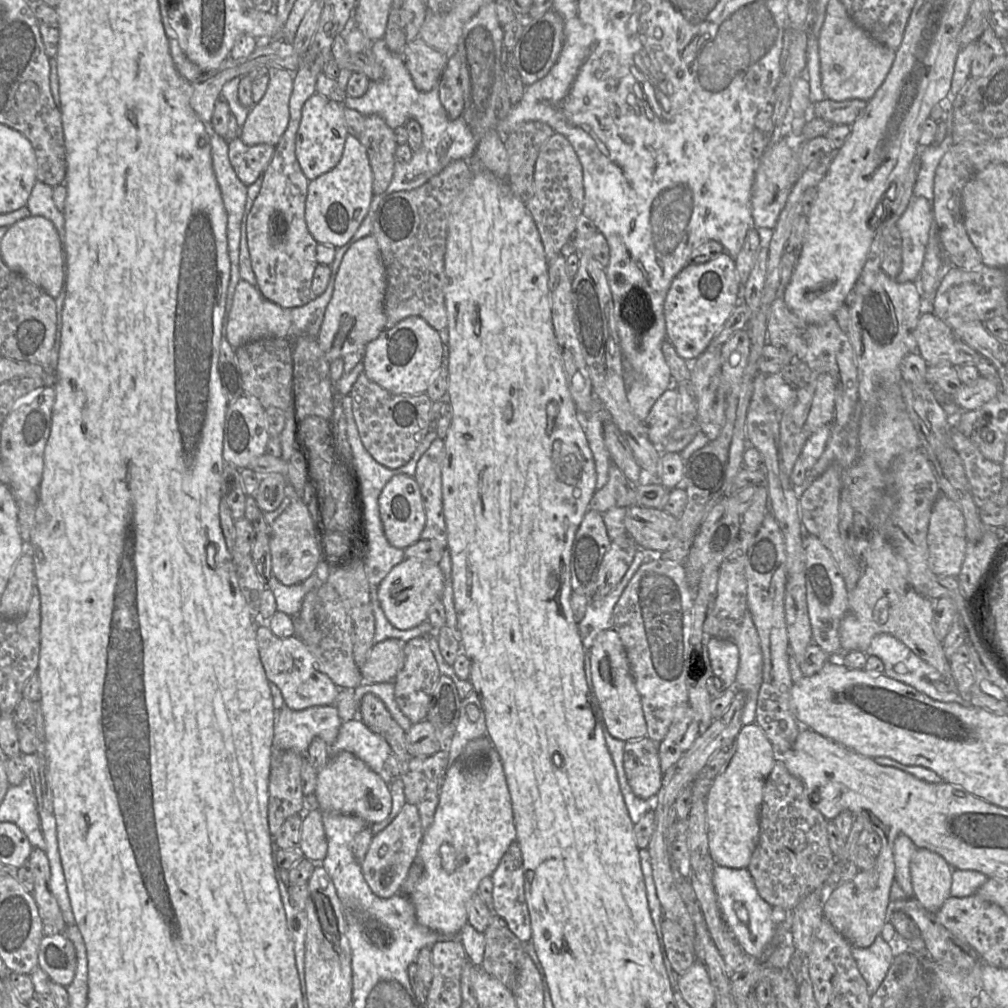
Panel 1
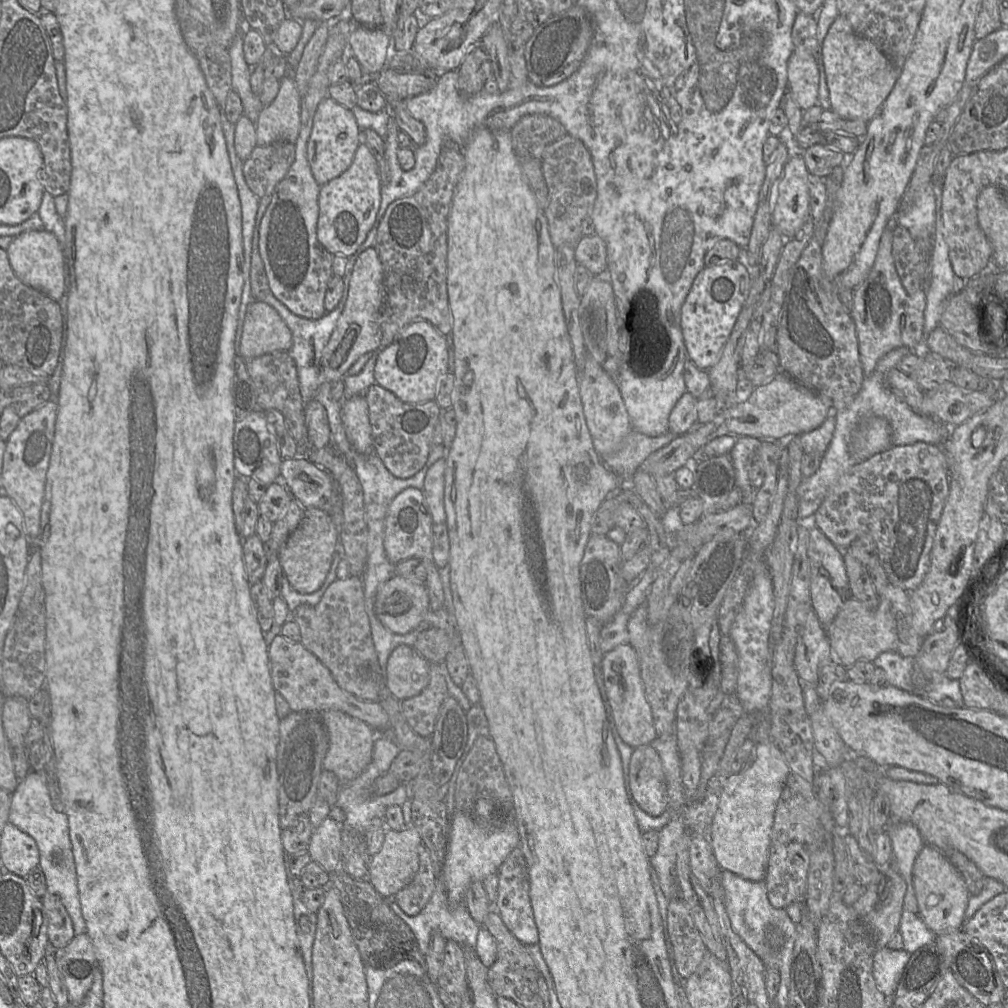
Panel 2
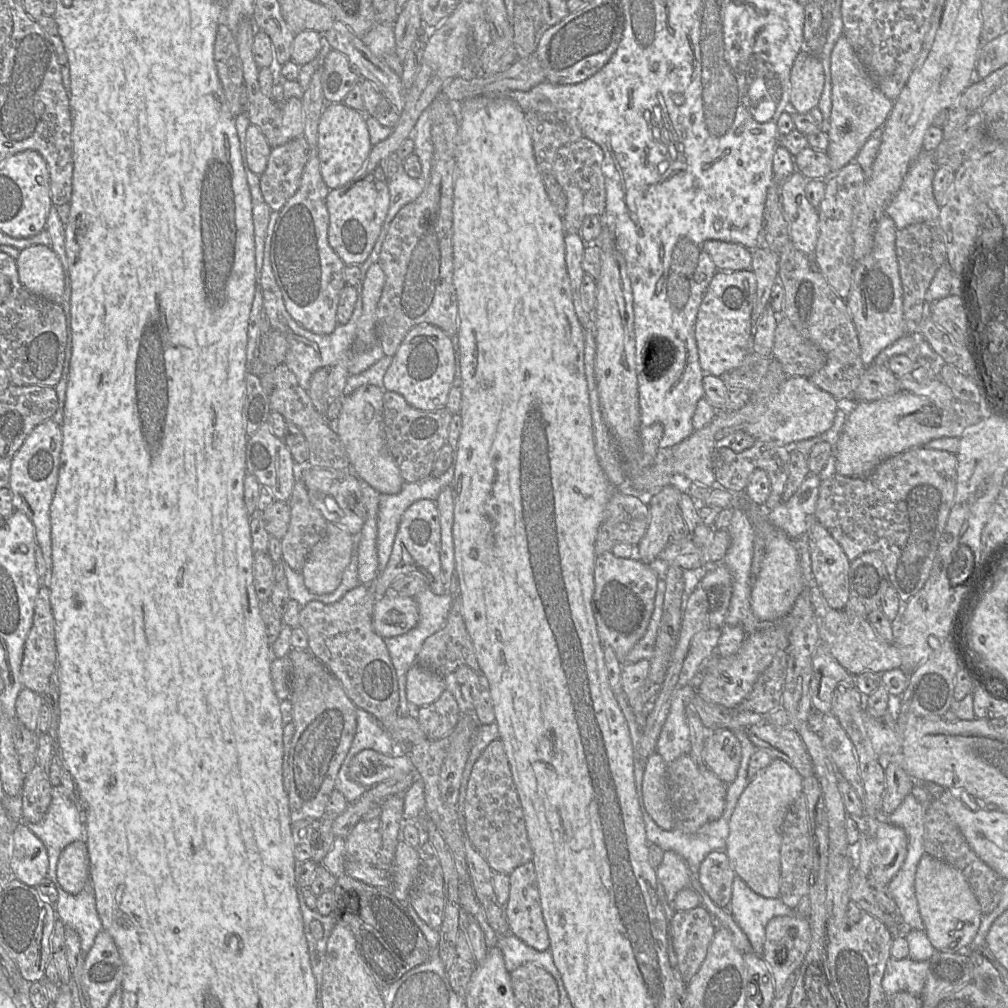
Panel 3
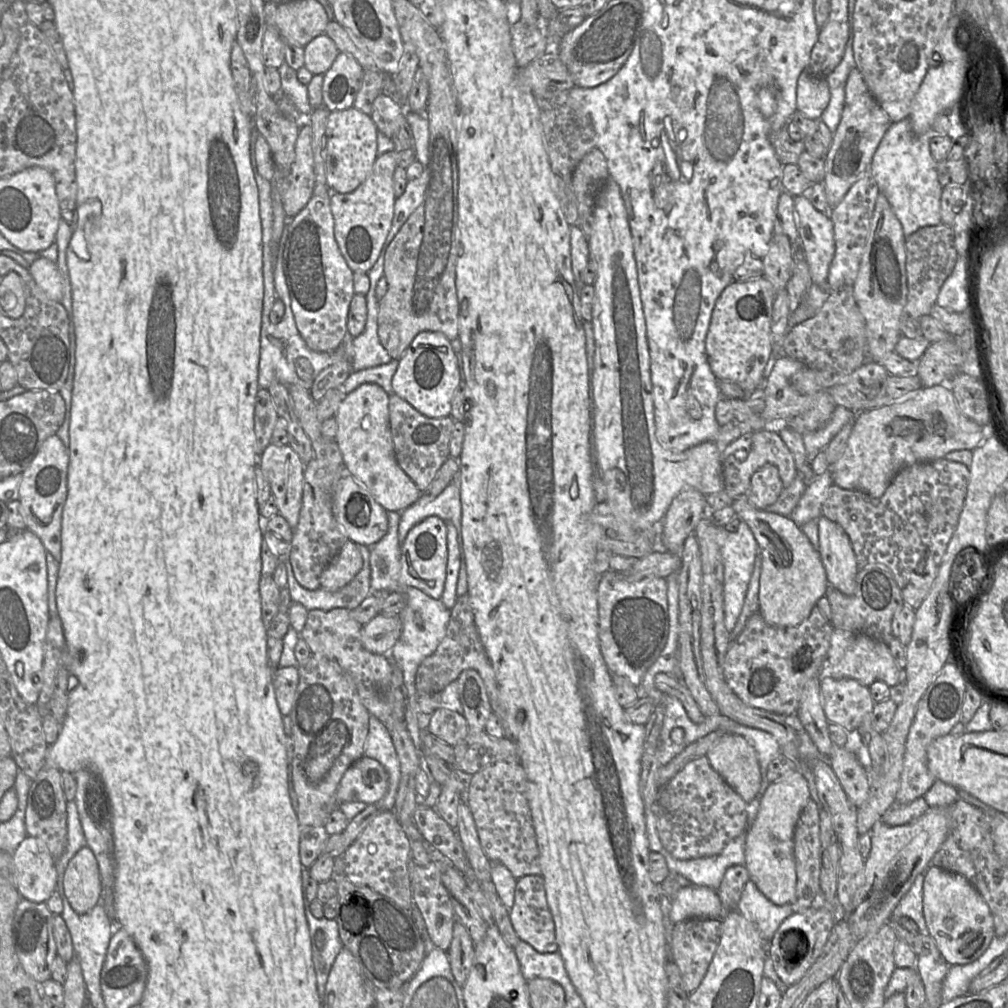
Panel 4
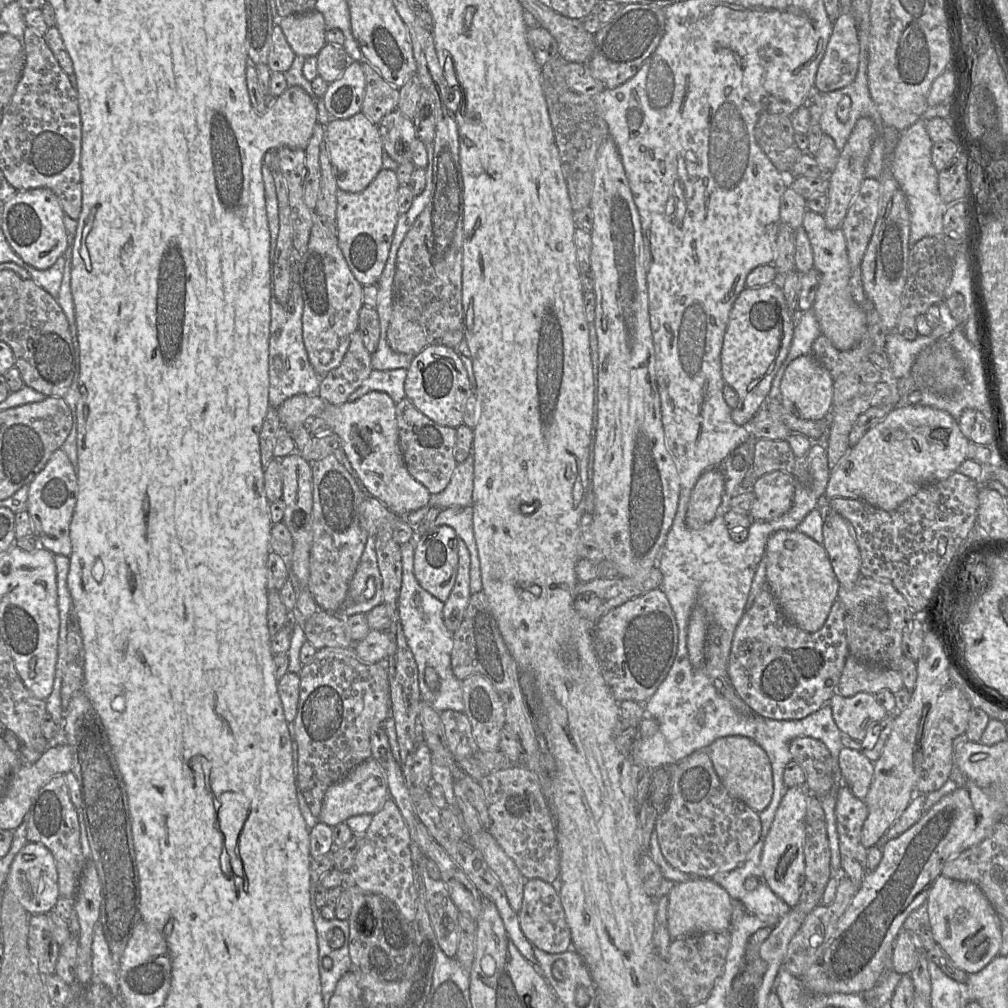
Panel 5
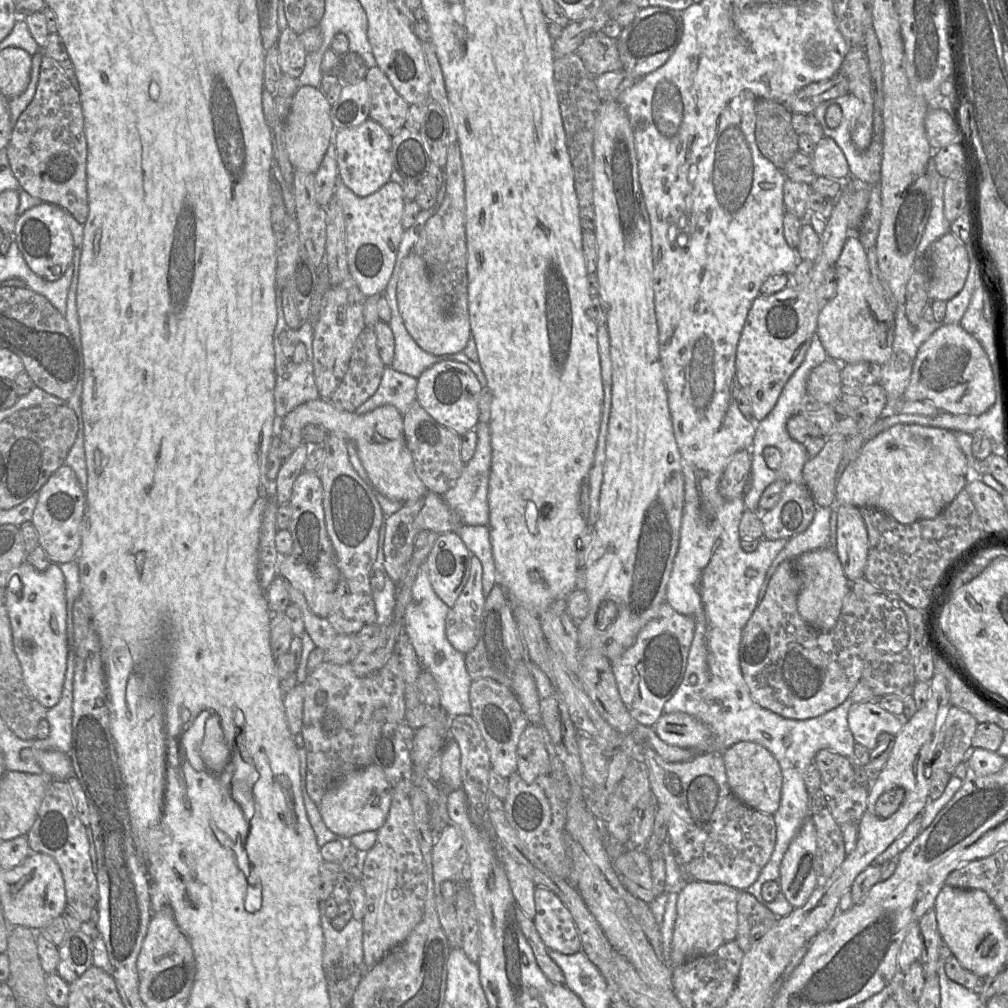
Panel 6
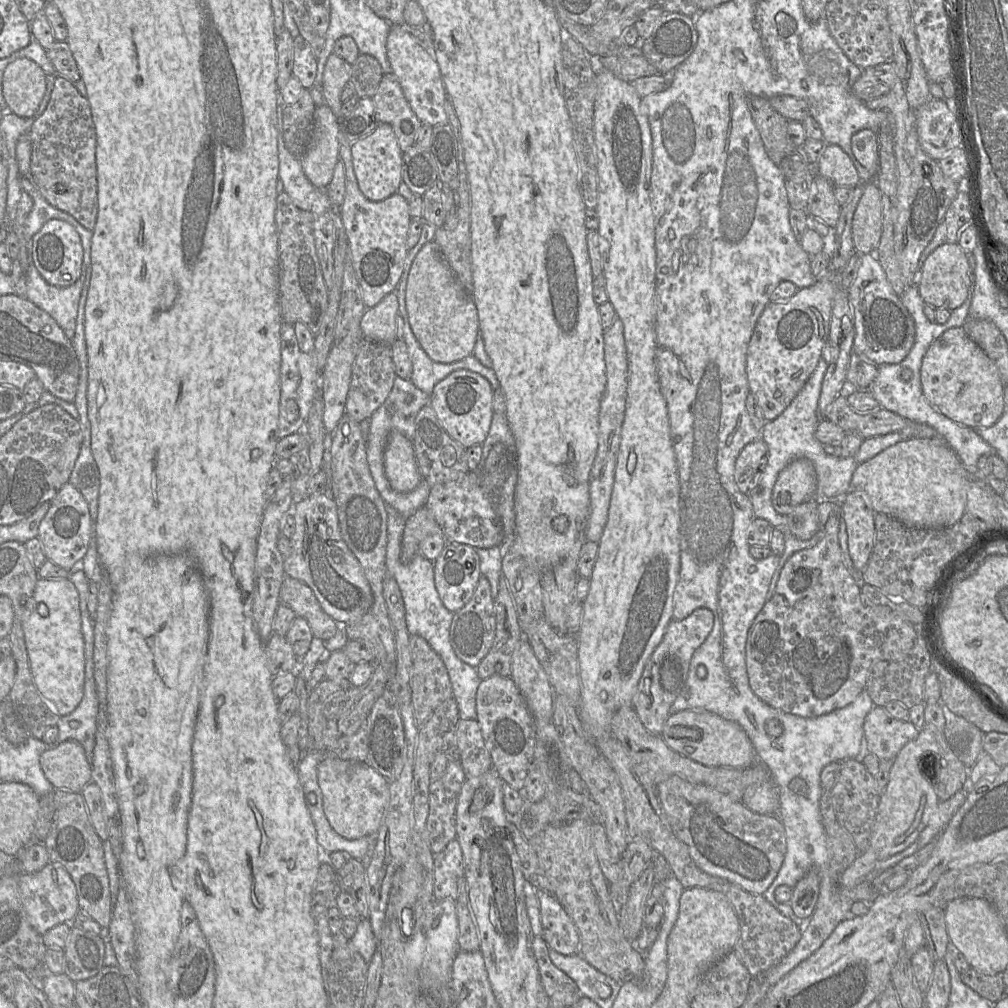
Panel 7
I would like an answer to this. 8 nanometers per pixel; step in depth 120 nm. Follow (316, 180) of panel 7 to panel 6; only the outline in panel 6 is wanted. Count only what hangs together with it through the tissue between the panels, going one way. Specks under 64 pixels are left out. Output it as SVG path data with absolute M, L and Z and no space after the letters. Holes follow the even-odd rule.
M300 86L292 96L290 111L284 122L283 138L289 160L295 169L313 174L318 170L335 129L331 106L323 91L311 86Z

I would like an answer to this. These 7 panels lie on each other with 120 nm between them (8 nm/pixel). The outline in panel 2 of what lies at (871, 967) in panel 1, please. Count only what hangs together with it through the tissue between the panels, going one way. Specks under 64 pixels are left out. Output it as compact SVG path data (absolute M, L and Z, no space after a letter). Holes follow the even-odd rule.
M880 948L873 958L873 977L878 990L890 999L896 990L900 976L909 960L904 950Z

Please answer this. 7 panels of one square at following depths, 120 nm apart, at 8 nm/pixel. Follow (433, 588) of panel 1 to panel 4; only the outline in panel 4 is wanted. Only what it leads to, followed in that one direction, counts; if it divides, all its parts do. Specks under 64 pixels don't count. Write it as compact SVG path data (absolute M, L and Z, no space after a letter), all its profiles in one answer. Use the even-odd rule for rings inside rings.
M379 613L361 630L364 648L374 654L388 655L402 632L400 616Z

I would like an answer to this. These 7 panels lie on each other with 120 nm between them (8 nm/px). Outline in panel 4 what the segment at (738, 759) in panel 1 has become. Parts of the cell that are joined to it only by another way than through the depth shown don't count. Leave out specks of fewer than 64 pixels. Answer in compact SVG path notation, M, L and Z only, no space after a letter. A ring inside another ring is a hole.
M795 769L778 781L771 782L759 795L758 811L745 835L745 861L750 880L762 894L777 905L790 904L796 891L794 833L801 811L811 798L809 784Z

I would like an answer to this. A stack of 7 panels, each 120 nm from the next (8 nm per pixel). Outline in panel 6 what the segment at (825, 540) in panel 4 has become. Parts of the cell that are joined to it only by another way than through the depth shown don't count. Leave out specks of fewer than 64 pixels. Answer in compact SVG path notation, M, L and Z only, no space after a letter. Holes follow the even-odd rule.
M838 504L834 552L848 581L864 575L868 558L868 534L859 508Z

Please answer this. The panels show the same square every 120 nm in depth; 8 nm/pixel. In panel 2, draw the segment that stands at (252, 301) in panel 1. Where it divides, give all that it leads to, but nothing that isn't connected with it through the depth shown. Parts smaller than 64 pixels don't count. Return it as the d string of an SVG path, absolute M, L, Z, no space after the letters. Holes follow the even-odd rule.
M253 301L249 304L238 345L238 355L250 360L276 351L289 351L292 347L292 333L278 312L270 305Z

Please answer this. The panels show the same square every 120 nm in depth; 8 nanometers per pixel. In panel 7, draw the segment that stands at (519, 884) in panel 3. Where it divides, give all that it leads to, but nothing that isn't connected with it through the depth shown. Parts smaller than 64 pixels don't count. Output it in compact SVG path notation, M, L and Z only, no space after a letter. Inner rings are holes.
M537 890L542 938L551 950L563 955L579 951L580 937L576 926L561 903L551 894Z

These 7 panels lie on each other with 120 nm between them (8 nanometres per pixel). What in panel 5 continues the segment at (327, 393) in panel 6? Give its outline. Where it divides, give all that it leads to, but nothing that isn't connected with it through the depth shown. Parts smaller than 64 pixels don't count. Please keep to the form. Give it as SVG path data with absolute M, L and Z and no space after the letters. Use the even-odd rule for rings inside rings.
M317 214L314 215L307 250L304 253L293 251L292 279L298 281L302 293L304 346L312 367L323 377L341 364L349 348L351 334L358 329L359 312L364 303L363 286L353 276L338 246L337 228Z

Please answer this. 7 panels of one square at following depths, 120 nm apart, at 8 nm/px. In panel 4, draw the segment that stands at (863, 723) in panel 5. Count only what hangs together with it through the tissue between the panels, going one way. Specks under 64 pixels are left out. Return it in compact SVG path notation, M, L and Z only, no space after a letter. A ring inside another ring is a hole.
M822 677L820 678L820 693L828 721L842 726L847 732L855 731L865 716L872 713L875 706L869 688L851 678Z

